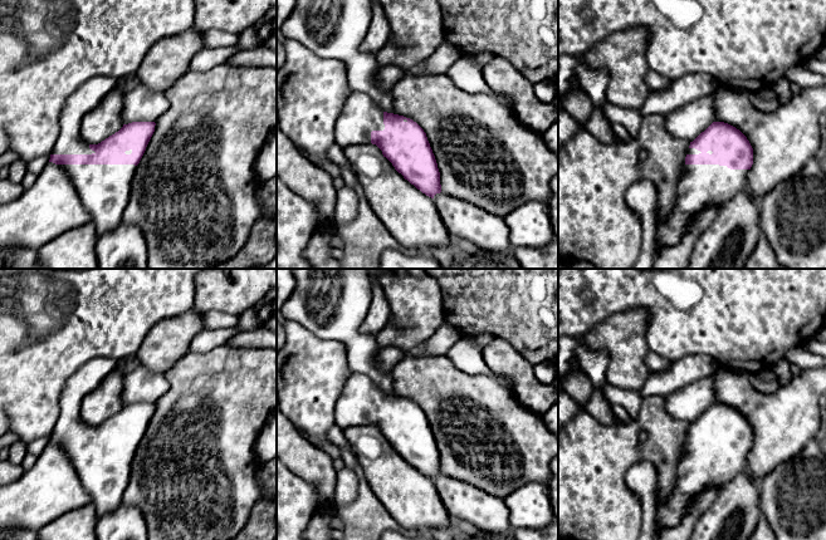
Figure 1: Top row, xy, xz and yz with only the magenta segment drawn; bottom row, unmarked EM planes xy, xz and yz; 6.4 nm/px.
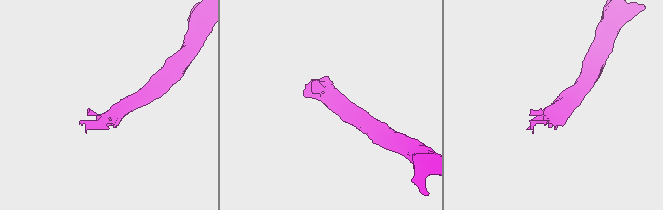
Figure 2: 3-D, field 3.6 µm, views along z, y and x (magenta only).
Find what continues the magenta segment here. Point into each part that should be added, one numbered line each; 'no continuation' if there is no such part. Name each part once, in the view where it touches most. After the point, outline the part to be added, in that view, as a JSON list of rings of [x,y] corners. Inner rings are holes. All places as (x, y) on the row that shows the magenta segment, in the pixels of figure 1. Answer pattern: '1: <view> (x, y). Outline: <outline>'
1: xy (104, 190). Outline: [[[62,165],[91,215],[97,235],[122,224],[131,196],[135,165]]]

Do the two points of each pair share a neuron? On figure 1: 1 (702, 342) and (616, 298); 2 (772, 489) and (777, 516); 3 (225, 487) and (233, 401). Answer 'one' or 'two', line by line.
1: one
2: one
3: one

